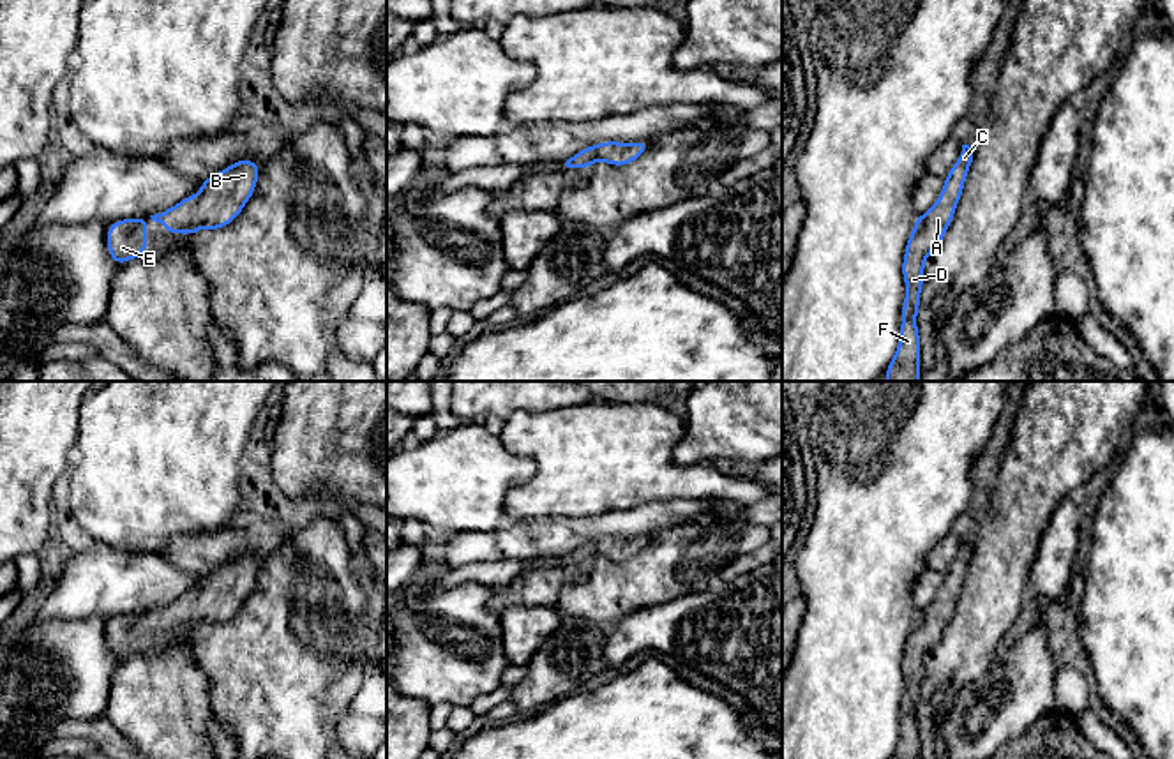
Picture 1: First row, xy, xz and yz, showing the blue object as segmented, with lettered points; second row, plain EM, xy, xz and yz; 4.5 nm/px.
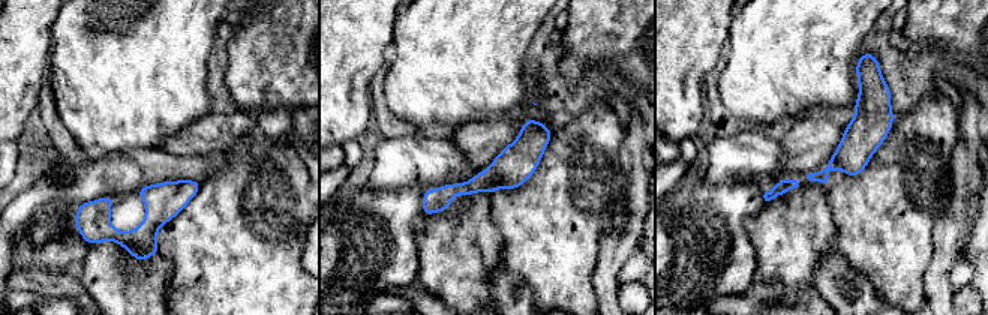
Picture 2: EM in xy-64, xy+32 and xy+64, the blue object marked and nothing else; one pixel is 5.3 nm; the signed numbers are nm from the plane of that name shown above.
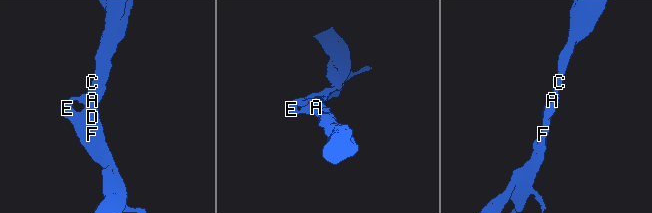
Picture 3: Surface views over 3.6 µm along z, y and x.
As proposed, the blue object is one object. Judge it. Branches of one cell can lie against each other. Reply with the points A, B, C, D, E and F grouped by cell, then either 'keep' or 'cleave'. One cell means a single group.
groups A B C D E F; keep

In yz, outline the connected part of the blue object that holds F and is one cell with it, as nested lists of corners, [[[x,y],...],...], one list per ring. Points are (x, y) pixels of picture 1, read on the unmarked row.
[[[962,540],[957,558],[943,574],[944,581],[941,591],[929,607],[918,611],[914,616],[902,657],[906,695],[900,706],[902,720],[899,745],[890,759],[920,759],[920,729],[916,724],[916,711],[923,683],[923,660],[929,650],[941,639],[941,634],[955,611],[957,597],[962,591],[966,570],[973,558],[973,544],[975,542]]]

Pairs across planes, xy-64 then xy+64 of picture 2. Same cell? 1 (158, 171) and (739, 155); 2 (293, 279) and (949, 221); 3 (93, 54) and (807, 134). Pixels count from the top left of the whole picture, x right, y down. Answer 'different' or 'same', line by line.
1: same
2: different
3: different

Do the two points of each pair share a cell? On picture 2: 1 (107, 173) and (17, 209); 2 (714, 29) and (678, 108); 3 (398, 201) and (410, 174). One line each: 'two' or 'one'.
1: one
2: one
3: two

